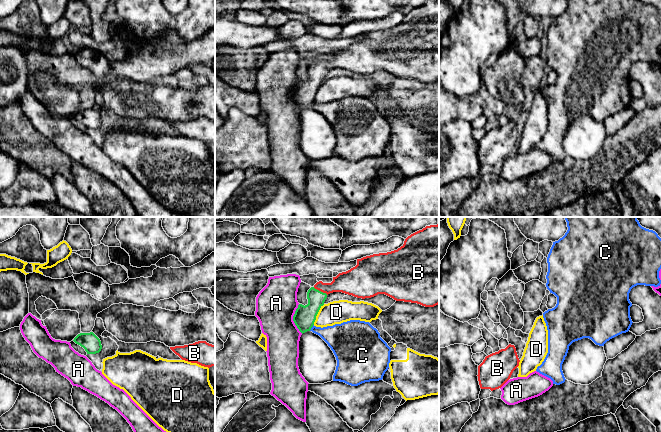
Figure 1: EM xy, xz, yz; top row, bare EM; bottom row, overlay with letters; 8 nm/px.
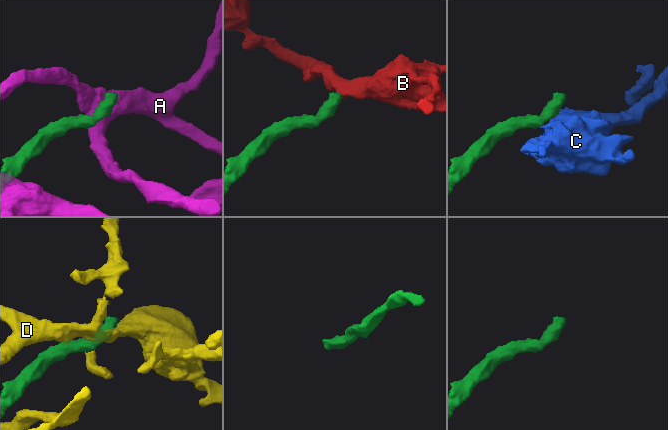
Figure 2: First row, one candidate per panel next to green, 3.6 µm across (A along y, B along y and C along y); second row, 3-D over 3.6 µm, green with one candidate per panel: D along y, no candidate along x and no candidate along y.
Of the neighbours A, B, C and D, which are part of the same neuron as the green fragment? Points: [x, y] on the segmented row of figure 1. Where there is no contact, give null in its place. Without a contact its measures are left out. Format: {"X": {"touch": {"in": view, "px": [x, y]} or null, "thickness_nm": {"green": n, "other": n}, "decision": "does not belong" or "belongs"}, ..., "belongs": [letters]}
{"A": {"touch": {"in": "xz", "px": [293, 319]}, "thickness_nm": {"green": 170, "other": 320}, "decision": "does not belong"}, "B": {"touch": {"in": "xz", "px": [320, 291]}, "thickness_nm": {"green": 170, "other": 190}, "decision": "belongs"}, "C": {"touch": {"in": "xz", "px": [312, 326]}, "thickness_nm": {"green": 170, "other": 220}, "decision": "does not belong"}, "D": {"touch": {"in": "xz", "px": [317, 313]}, "thickness_nm": {"green": 170, "other": 190}, "decision": "does not belong"}, "belongs": ["B"]}

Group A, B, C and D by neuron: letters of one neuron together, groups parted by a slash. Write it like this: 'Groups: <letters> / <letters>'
Groups: A / B / C / D

